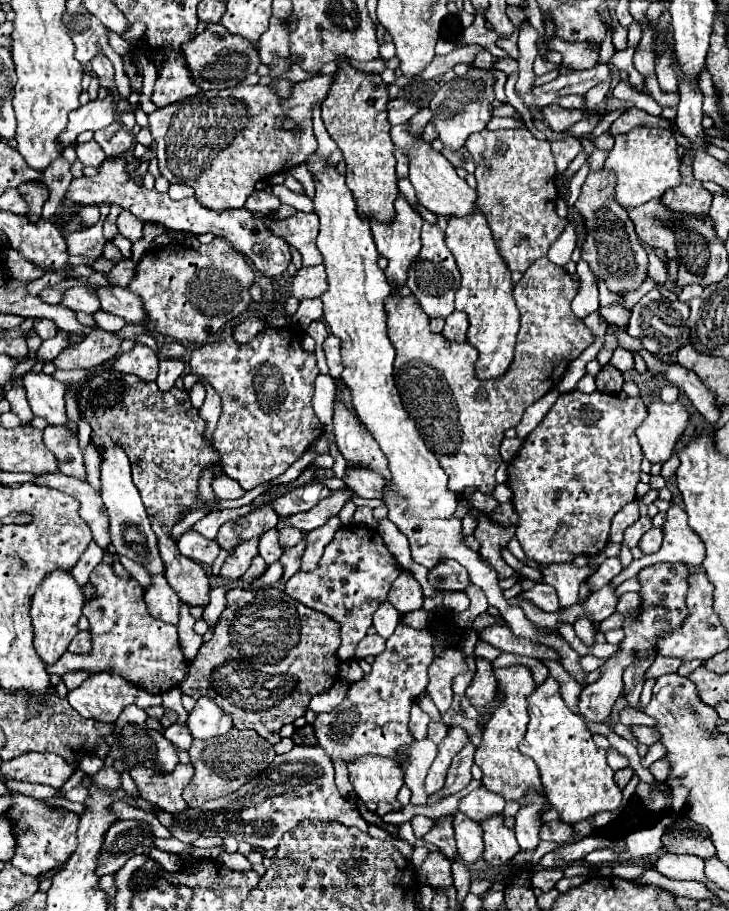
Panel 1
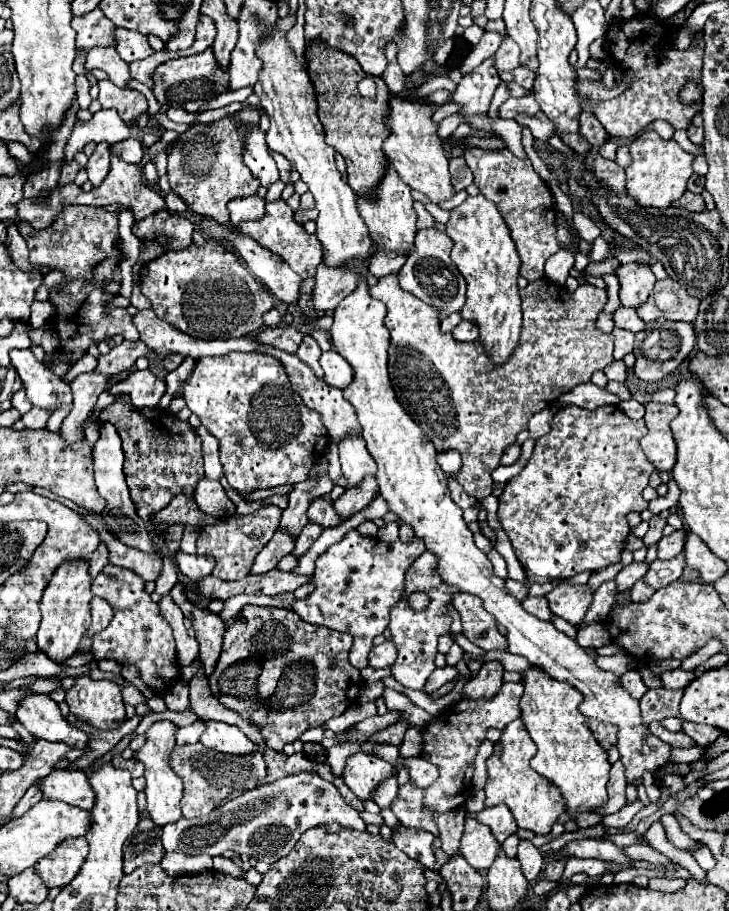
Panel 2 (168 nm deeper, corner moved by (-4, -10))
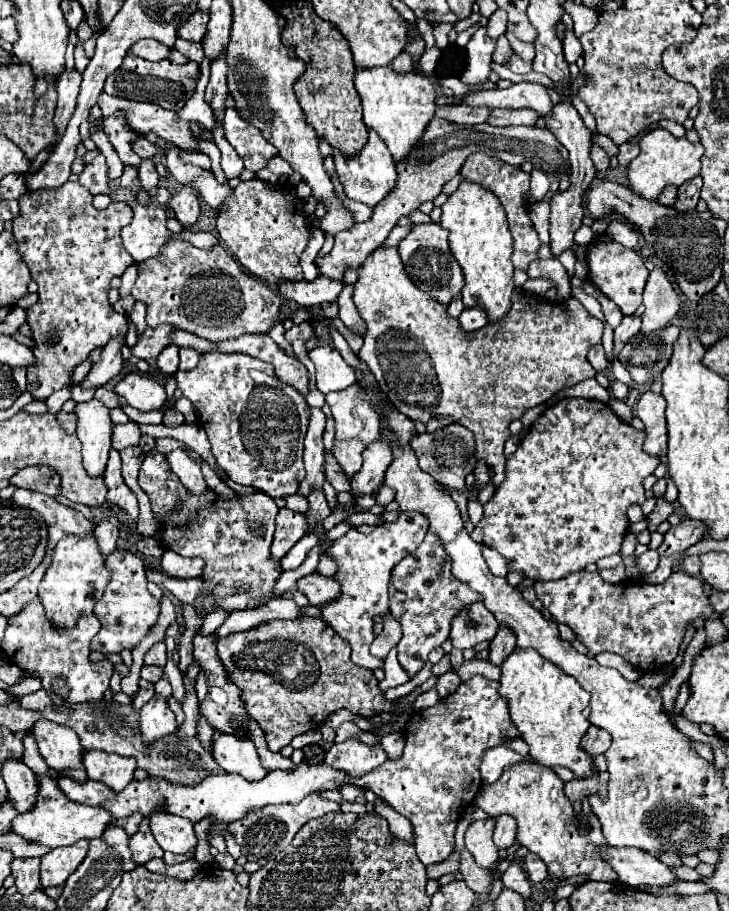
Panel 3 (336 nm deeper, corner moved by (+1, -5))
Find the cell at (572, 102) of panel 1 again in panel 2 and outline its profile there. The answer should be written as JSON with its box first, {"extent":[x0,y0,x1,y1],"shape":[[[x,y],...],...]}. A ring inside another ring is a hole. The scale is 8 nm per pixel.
{"extent":[579,112,609,148],"shape":[[[583,112],[579,122],[581,122],[581,134],[585,136],[585,140],[593,148],[599,148],[599,146],[603,146],[609,140],[607,132],[603,132],[603,126],[599,124],[599,120],[591,112]]]}

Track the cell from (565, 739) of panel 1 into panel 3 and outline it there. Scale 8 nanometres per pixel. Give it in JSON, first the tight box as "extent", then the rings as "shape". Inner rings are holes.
{"extent":[500,649,596,779],"shape":[[[514,649],[502,663],[500,695],[508,699],[510,715],[522,739],[530,747],[530,755],[542,767],[566,767],[576,779],[586,779],[596,773],[592,755],[582,751],[582,737],[590,727],[588,701],[590,693],[562,669],[540,657],[534,649]]]}

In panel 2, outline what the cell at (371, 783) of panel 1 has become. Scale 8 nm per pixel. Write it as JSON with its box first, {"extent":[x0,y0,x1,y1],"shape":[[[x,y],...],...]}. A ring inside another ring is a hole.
{"extent":[343,752,393,800],"shape":[[[357,752],[347,758],[345,770],[343,770],[343,780],[345,784],[361,798],[369,800],[369,794],[391,776],[393,766],[375,754],[365,754]]]}

